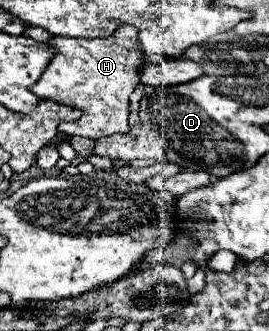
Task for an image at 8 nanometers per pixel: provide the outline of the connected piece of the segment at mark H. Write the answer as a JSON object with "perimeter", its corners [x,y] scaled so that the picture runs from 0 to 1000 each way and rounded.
{"perimeter":[[[439,79],[394,115],[260,115],[193,109],[178,127],[201,145],[201,175],[112,272],[164,302],[216,302],[305,332],[305,356],[275,369],[223,369],[216,393],[305,417],[379,417],[409,405],[476,399],[476,314],[513,242],[528,151],[513,145],[513,97],[498,79]]]}

